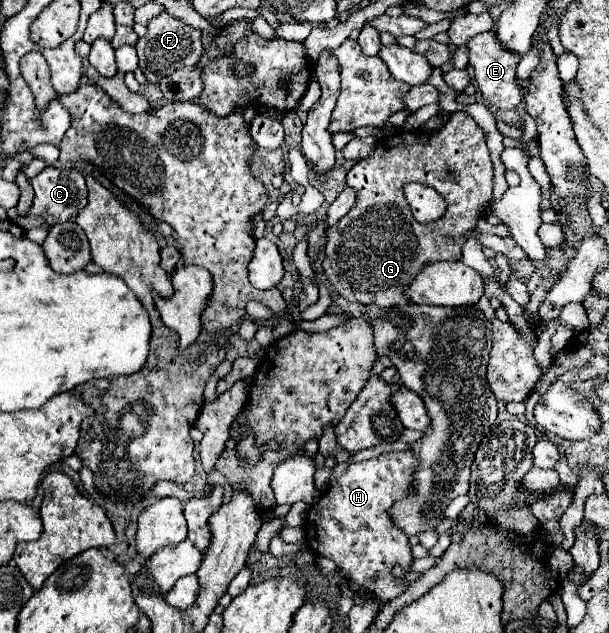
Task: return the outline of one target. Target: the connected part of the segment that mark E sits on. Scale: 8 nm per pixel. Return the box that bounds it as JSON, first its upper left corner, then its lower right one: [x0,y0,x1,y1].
[466,32,522,110]

